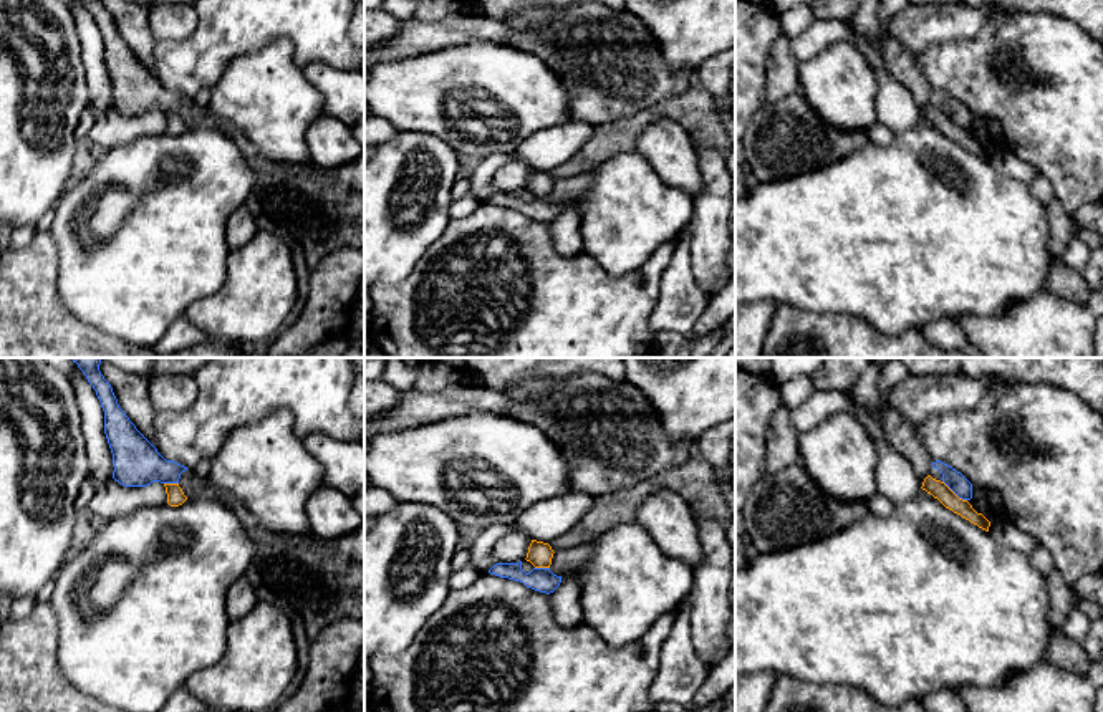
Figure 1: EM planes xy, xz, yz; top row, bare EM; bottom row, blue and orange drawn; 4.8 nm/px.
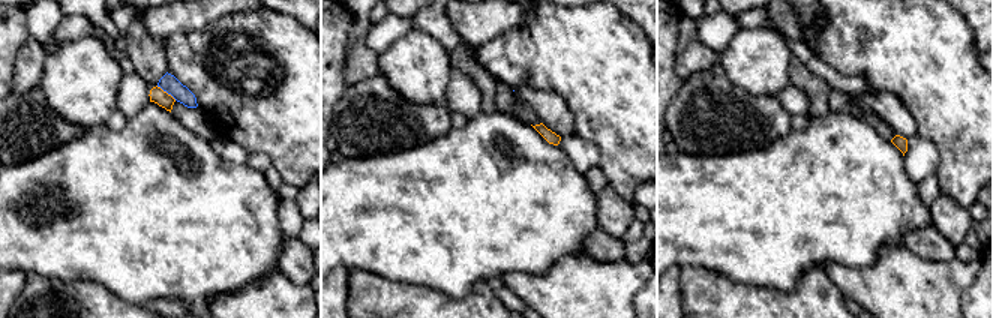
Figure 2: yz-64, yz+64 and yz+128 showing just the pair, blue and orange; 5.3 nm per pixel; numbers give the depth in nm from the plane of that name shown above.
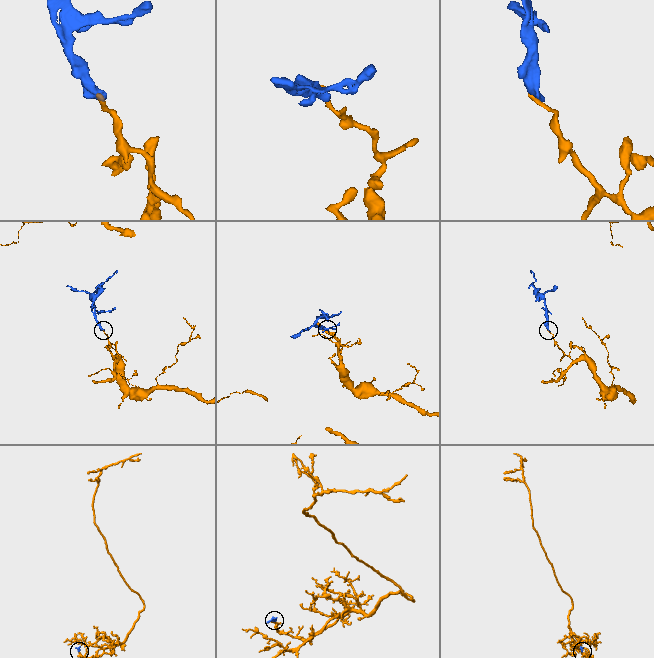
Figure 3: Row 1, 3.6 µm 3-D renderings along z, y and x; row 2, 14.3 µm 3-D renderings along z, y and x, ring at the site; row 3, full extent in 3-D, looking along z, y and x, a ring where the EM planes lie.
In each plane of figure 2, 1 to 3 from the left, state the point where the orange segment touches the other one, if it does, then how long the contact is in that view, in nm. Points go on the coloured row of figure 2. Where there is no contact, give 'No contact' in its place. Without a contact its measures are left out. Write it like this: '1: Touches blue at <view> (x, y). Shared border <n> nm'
1: Touches blue at yz-64 (167, 92). Shared border 130 nm
2: No contact
3: No contact

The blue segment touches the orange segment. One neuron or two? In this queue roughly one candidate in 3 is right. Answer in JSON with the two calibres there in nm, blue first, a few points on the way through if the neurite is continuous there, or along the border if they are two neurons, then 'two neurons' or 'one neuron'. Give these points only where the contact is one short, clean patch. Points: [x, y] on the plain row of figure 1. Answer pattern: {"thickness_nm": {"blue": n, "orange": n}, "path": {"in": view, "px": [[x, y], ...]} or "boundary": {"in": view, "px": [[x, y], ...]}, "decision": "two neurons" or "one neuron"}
{"thickness_nm": {"blue": 90, "orange": 90}, "boundary": {"in": "yz", "px": [[943, 110], [966, 129]]}, "decision": "two neurons"}

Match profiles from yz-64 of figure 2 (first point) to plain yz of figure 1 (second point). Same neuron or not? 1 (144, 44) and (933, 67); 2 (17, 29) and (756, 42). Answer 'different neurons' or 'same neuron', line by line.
1: different neurons
2: same neuron

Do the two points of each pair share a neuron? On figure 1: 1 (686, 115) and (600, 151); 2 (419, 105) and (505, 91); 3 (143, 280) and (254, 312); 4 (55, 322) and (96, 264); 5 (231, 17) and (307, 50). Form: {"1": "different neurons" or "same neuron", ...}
{"1": "same neuron", "2": "same neuron", "3": "different neurons", "4": "different neurons", "5": "same neuron"}

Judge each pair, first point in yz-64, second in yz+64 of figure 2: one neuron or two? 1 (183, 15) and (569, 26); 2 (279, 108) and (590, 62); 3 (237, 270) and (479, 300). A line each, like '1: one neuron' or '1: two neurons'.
1: two neurons
2: one neuron
3: two neurons

